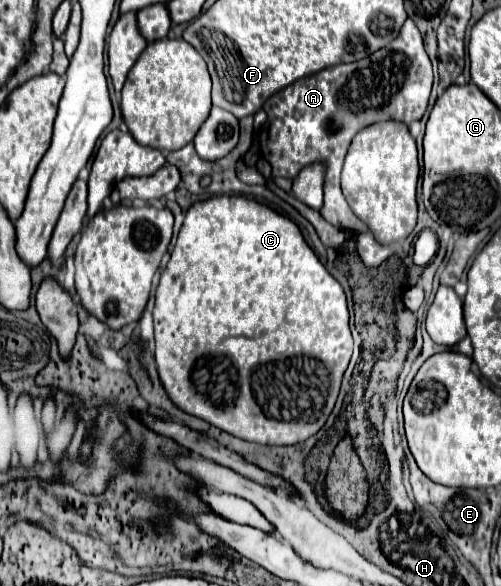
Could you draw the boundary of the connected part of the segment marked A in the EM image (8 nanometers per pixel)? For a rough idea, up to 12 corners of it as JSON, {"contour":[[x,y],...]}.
{"contour":[[416,24],[266,104],[272,177],[324,164],[322,218],[366,232],[340,190],[350,140],[426,112]]}

